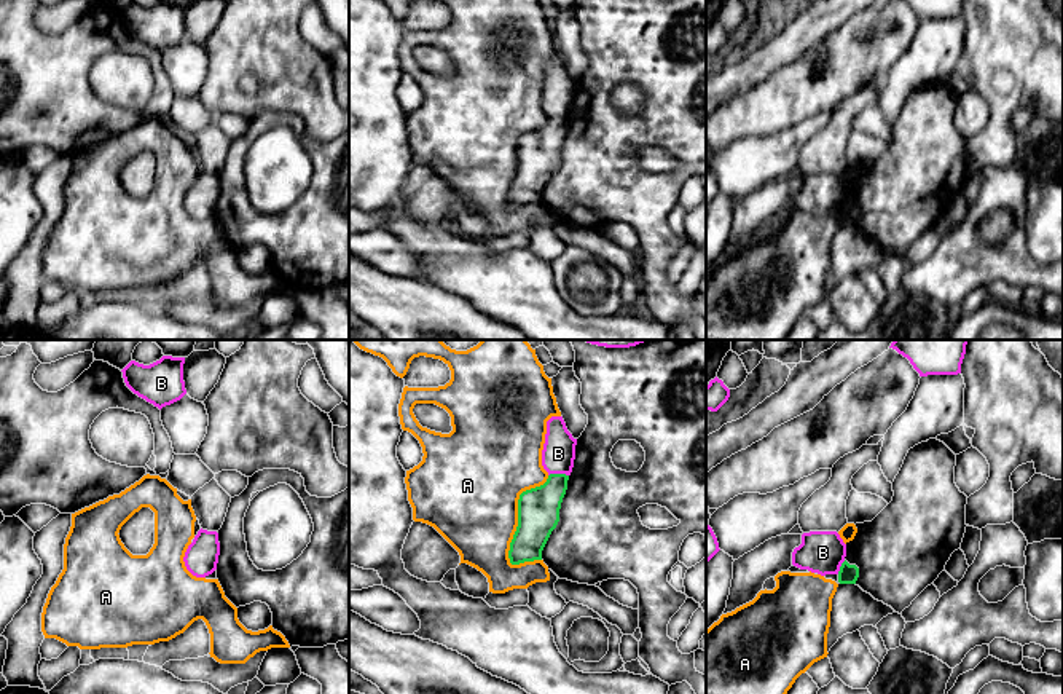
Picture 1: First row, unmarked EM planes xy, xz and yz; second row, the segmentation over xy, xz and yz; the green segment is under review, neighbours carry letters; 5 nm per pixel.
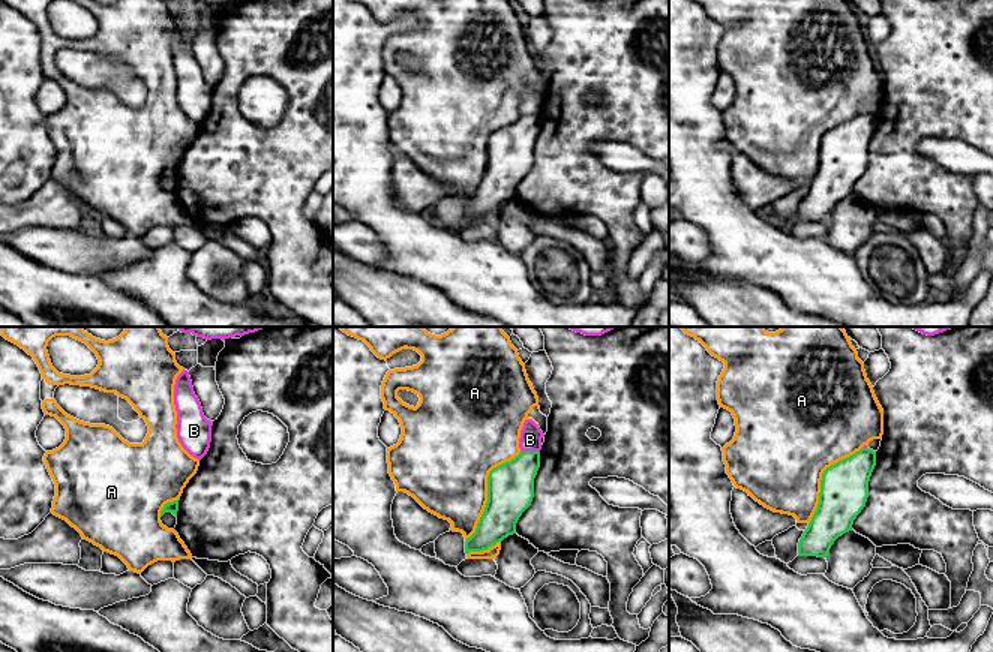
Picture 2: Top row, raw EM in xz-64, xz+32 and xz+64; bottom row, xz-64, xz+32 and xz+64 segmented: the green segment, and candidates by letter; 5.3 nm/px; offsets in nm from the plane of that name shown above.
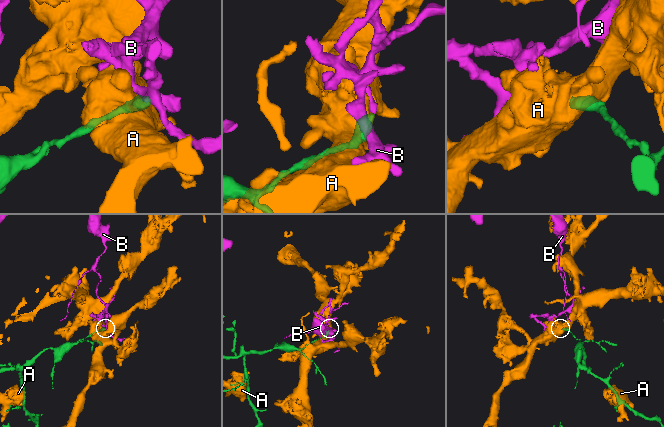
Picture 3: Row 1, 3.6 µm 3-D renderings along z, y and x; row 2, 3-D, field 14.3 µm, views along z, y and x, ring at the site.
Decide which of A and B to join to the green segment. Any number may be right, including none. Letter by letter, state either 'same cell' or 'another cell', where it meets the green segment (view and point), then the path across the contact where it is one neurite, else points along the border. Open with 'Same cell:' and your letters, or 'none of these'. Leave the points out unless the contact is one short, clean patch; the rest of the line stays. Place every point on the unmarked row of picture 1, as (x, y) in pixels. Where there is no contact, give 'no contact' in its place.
Same cell: none of these
A: another cell; meets green in xz at (518, 158)
B: another cell; meets green in xz at (558, 117); border along xz (568, 117), (549, 118)

